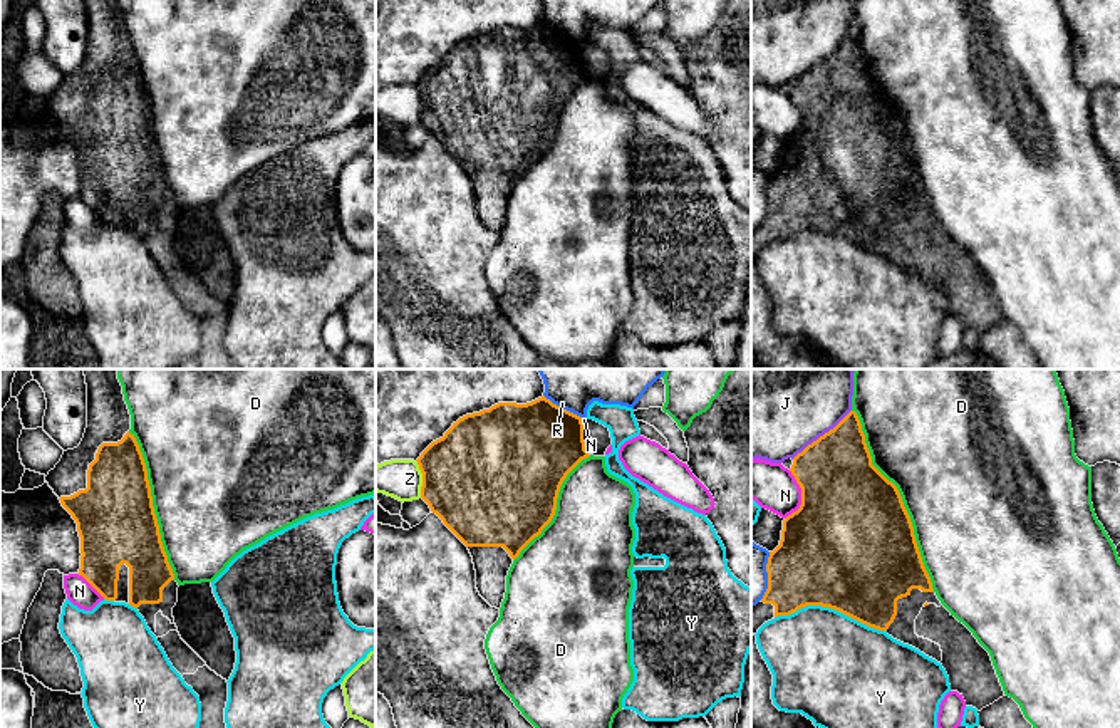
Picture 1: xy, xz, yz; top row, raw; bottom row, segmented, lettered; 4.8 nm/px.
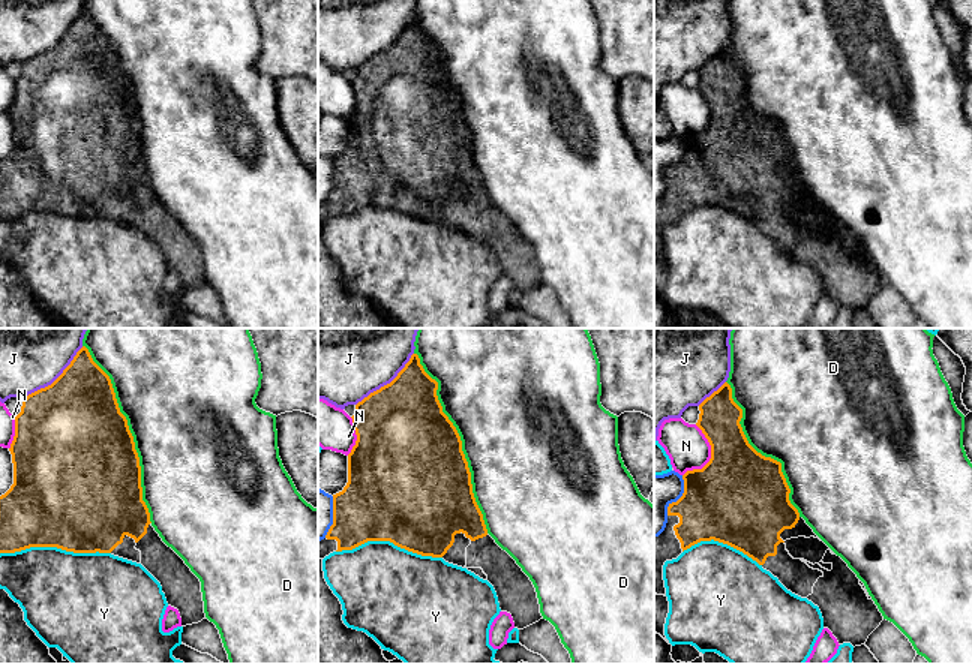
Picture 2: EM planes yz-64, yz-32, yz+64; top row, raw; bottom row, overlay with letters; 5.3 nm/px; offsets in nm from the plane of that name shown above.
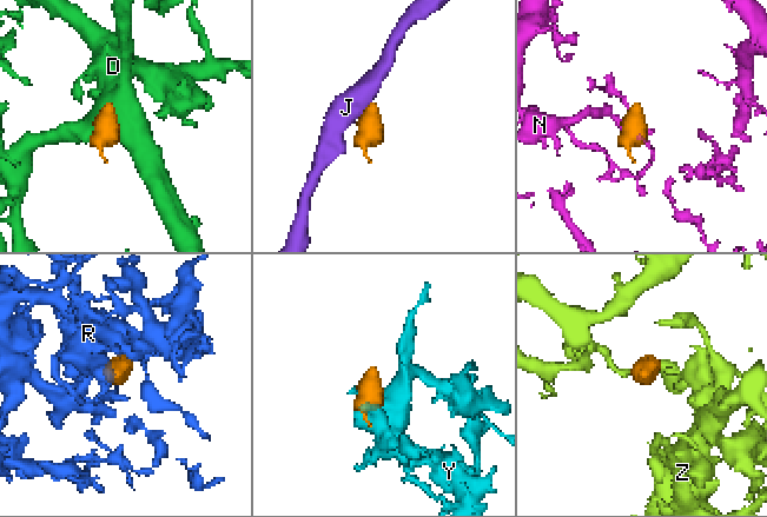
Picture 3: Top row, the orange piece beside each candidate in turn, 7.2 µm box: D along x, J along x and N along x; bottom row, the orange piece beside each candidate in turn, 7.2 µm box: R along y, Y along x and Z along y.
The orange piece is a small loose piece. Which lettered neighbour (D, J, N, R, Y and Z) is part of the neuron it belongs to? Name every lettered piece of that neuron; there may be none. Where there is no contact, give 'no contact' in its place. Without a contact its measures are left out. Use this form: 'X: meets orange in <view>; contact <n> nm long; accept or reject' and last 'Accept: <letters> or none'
D: meets orange in yz; contact 950 nm long; reject
J: meets orange in yz; contact 380 nm long; reject
N: meets orange in yz; contact 240 nm long; reject
R: meets orange in xz; contact 220 nm long; reject
Y: meets orange in yz; contact 550 nm long; reject
Z: meets orange in xz; contact 190 nm long; reject
Accept: none

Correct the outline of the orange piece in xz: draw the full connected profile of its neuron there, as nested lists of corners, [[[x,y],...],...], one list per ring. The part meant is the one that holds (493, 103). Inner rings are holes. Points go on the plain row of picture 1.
[[[542,20],[459,42],[416,84],[423,97],[421,122],[468,171],[476,213],[491,231],[501,231],[513,185],[552,146],[563,104],[589,81],[582,42]]]

